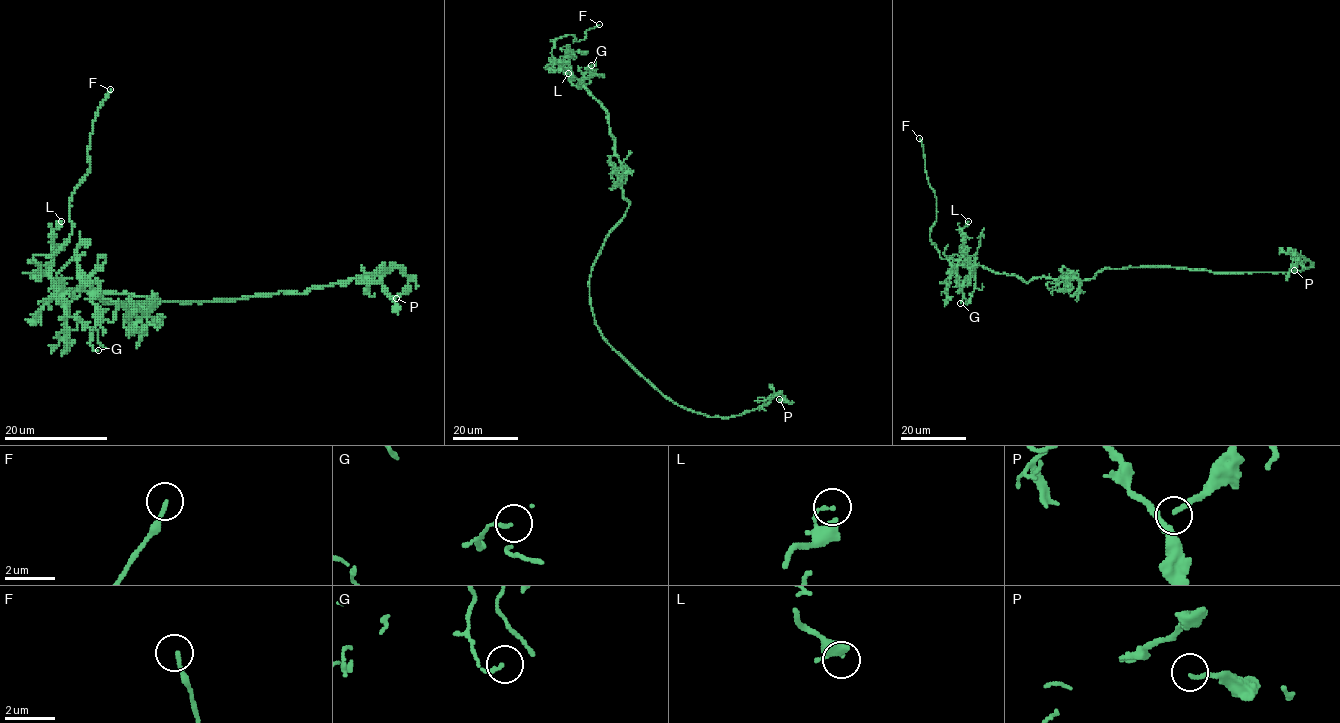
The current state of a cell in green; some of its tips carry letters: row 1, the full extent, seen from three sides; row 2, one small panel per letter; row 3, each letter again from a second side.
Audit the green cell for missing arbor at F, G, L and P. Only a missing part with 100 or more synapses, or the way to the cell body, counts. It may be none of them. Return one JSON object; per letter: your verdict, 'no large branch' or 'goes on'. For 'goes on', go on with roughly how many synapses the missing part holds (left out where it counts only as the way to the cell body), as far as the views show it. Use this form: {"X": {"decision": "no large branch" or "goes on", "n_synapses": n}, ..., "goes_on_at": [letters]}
{"F": {"decision": "goes on"}, "G": {"decision": "no large branch"}, "L": {"decision": "no large branch"}, "P": {"decision": "no large branch"}, "goes_on_at": ["F"]}

